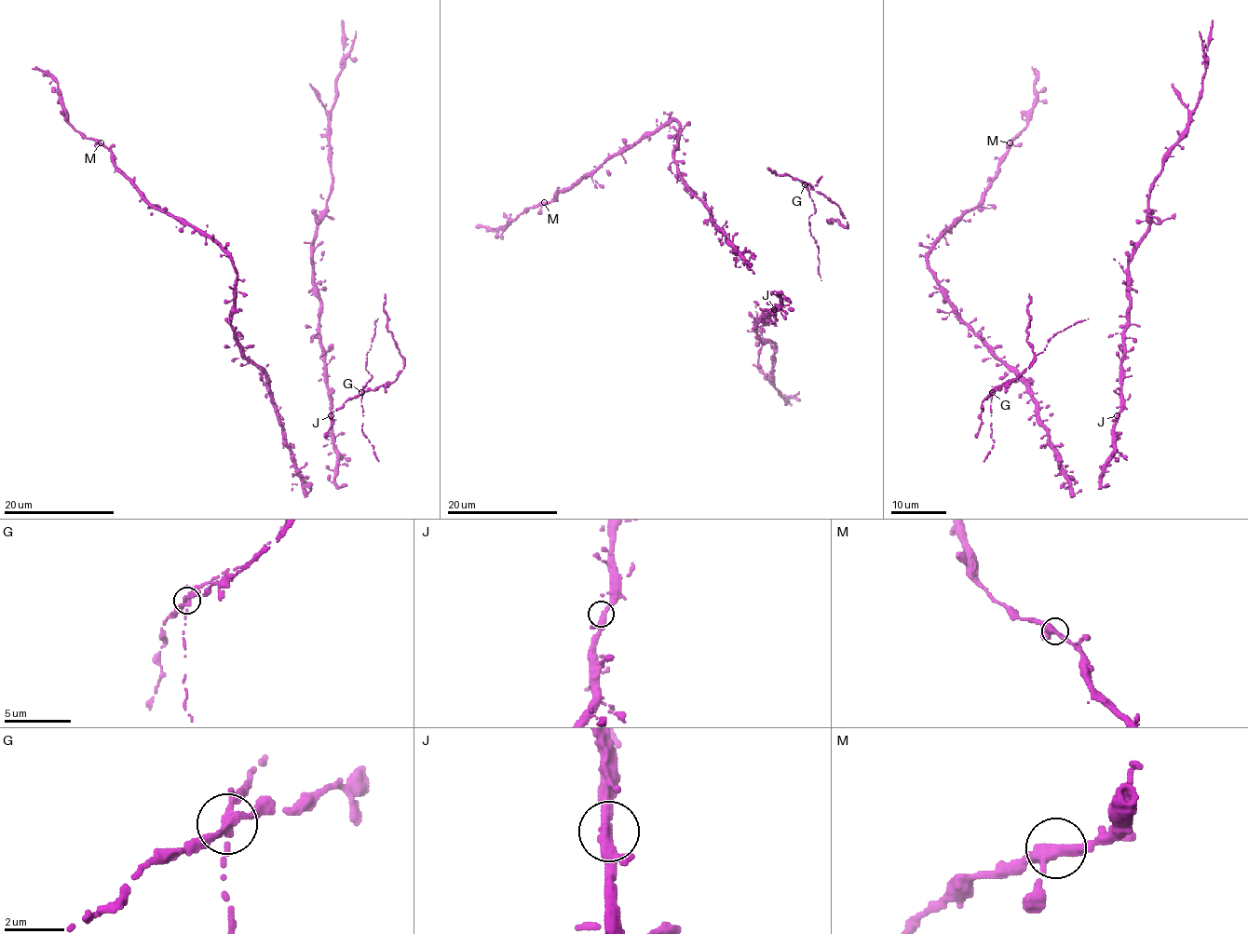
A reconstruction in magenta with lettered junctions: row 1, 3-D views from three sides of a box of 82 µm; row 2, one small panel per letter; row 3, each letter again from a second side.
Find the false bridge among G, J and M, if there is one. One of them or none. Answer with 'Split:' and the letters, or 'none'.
Split: G

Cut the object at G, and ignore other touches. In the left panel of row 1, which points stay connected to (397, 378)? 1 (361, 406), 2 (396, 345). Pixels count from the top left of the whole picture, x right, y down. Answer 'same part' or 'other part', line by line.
1: other part
2: same part

